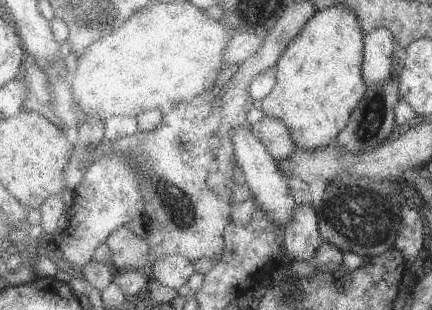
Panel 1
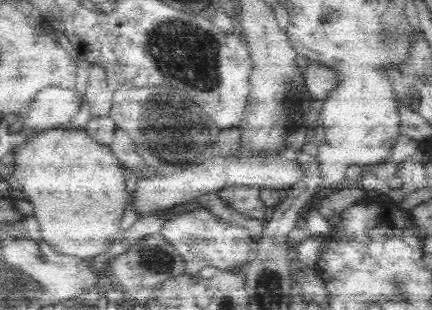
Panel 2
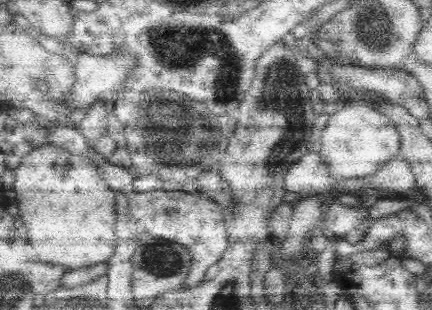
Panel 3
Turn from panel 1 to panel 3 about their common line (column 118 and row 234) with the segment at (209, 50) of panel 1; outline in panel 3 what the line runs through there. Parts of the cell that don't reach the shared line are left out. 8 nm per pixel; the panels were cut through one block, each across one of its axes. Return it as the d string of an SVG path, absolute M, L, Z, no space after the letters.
M46 142L20 158L12 188L18 196L20 216L28 228L38 262L56 262L68 270L88 268L112 260L116 254L116 190L104 180L92 158L76 156L64 144Z

